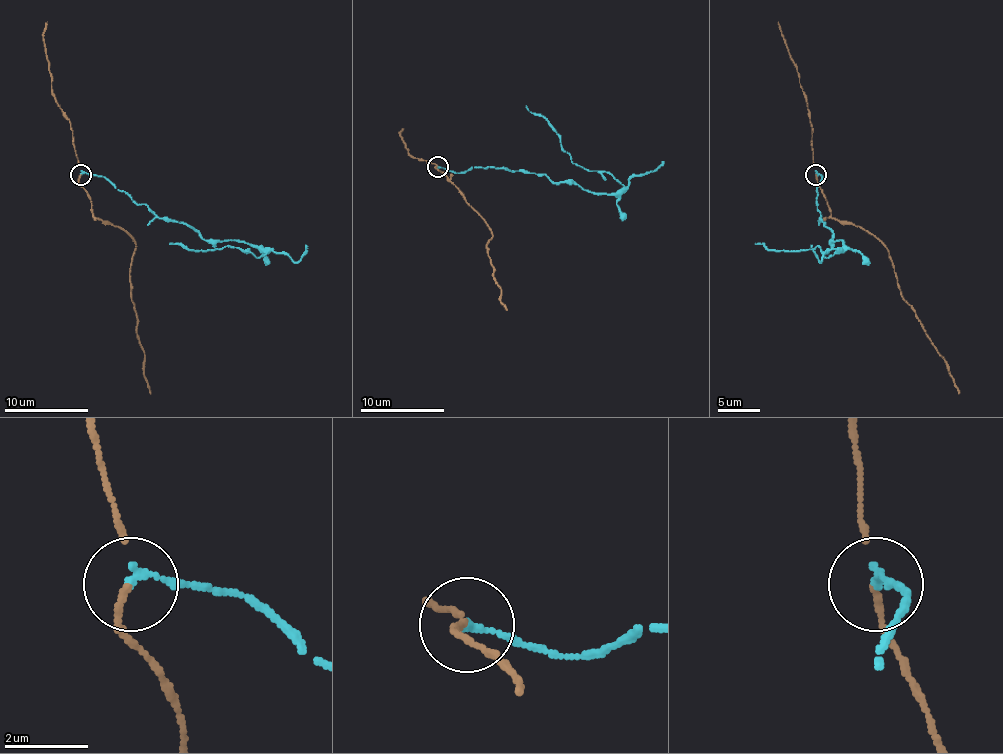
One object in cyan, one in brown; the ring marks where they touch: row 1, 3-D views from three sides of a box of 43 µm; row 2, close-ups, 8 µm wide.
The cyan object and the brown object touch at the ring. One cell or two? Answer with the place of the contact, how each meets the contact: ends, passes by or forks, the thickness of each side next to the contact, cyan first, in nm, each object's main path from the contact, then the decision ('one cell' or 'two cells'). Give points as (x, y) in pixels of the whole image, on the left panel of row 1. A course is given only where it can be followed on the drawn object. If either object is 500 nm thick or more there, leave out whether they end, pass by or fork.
at (81, 174); cyan ends there; brown passes by; 150 nm thick on the cyan side, 100 nm on the other; cyan runs (81, 174), (104, 176), (203, 239), (246, 241), (265, 252), (170, 243); brown runs (81, 174), (79, 184), (92, 203), (92, 216), (119, 226), (136, 245), (130, 267), (130, 298), (151, 393); two cells

